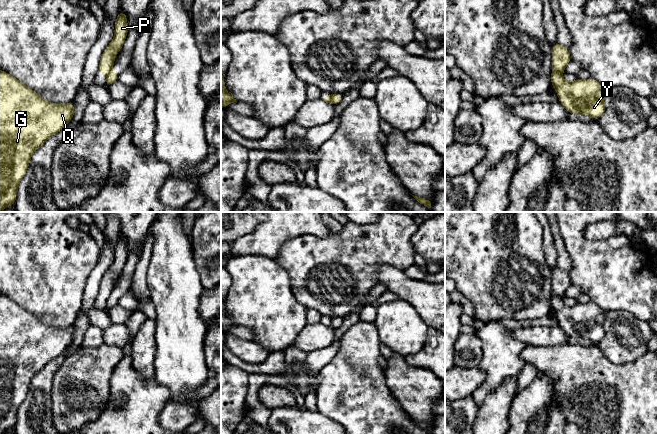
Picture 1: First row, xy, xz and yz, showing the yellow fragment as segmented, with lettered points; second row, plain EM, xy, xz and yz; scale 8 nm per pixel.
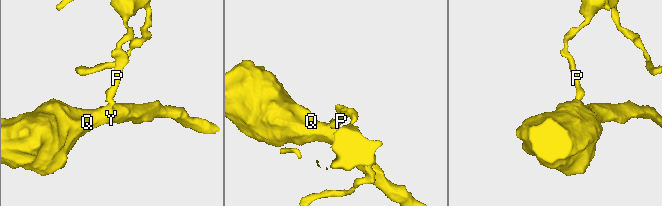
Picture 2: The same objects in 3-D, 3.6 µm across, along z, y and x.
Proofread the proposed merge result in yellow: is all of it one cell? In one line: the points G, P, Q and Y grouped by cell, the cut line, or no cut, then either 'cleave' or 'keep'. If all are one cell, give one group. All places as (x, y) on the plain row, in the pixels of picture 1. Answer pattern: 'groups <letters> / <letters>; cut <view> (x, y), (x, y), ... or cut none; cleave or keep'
groups G Q Y / P; cut yz (552, 295), (561, 298); cleave

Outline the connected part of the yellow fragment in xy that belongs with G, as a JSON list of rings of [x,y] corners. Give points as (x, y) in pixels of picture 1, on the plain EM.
[[[0,294],[0,434],[14,429],[17,412],[26,398],[32,378],[50,361],[66,350],[74,339],[74,326],[63,329],[49,327],[15,301]]]

